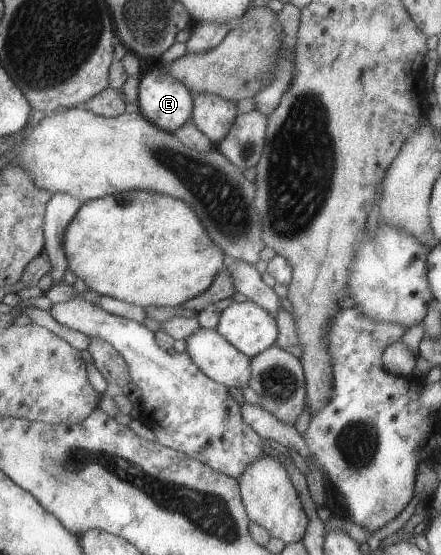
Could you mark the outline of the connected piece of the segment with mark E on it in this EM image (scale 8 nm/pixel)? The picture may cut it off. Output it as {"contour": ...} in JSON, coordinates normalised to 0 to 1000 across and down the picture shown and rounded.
{"contour":[[[361,110],[329,128],[313,146],[313,196],[331,216],[356,227],[361,232],[392,240],[408,225],[422,222],[435,205],[438,184],[435,168],[410,150],[404,148],[374,123],[361,117]]]}

